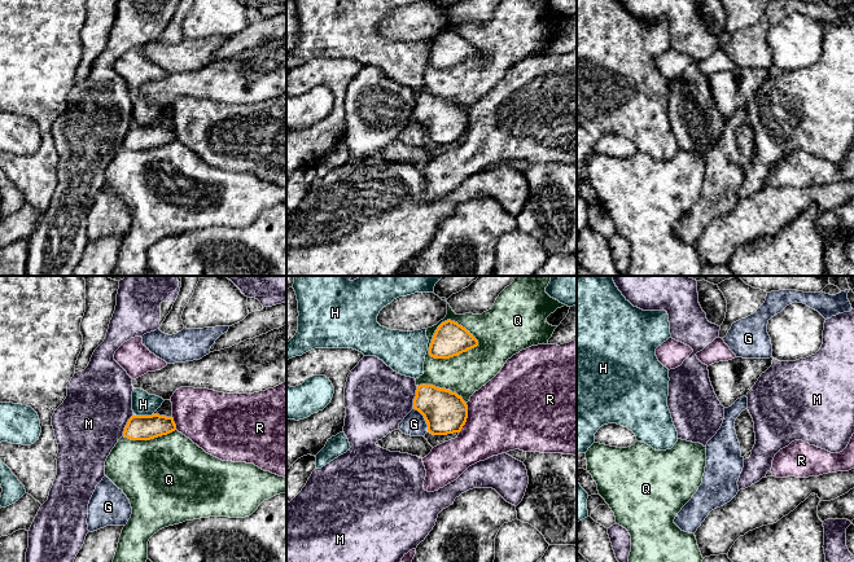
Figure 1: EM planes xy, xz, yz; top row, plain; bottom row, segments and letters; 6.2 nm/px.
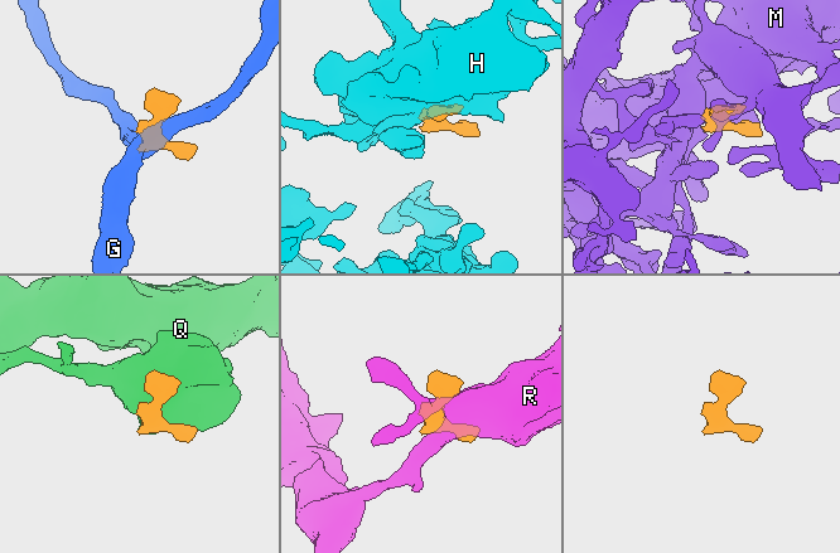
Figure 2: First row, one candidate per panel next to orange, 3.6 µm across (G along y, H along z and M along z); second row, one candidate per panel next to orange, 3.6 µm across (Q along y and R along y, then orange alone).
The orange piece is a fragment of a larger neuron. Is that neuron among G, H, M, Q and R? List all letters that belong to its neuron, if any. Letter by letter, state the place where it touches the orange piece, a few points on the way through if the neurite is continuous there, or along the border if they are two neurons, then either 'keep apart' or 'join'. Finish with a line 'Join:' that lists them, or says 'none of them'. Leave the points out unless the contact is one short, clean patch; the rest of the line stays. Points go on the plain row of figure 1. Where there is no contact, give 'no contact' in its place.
G: xz (425, 130) | along xz (414, 118), (423, 126), (429, 141) | keep apart
H: xy (144, 126) | keep apart
M: xz (415, 108) | join
Q: xz (452, 66) | keep apart
R: xz (467, 127) | keep apart
Join: M

